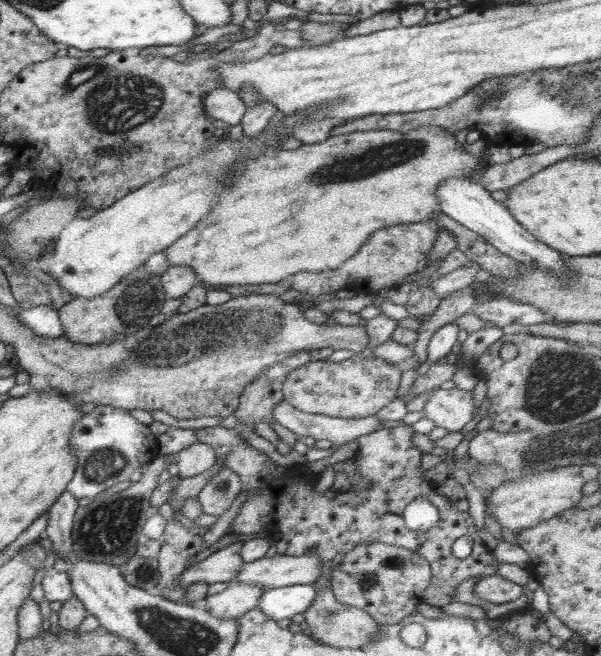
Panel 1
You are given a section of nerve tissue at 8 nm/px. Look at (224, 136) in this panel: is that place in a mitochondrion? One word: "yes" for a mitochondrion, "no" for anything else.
no

